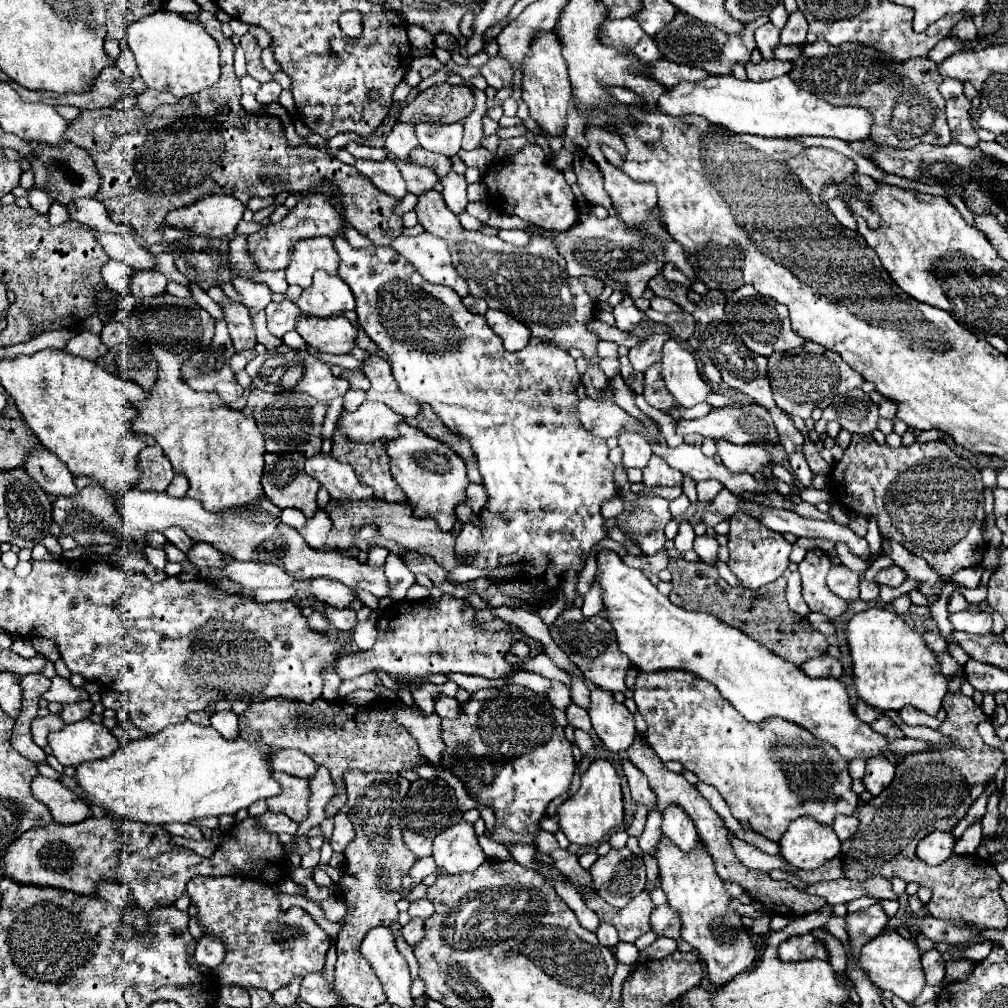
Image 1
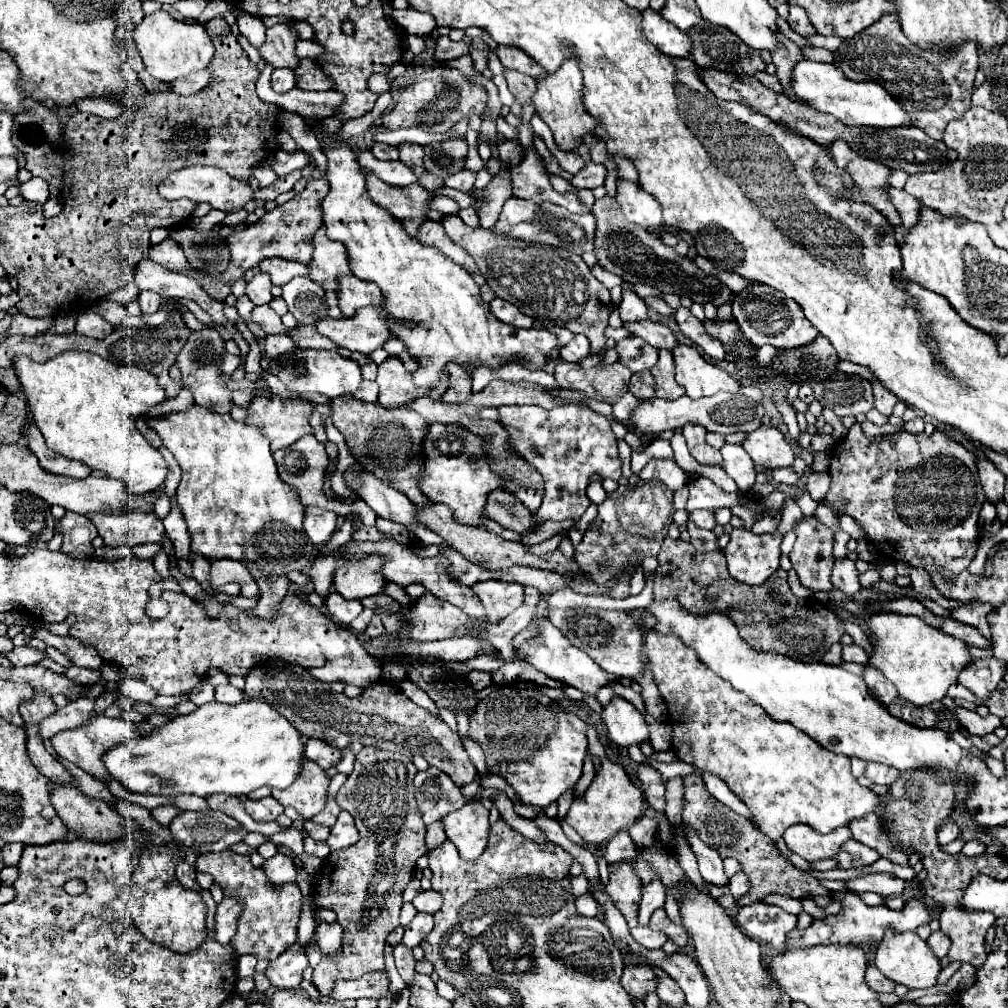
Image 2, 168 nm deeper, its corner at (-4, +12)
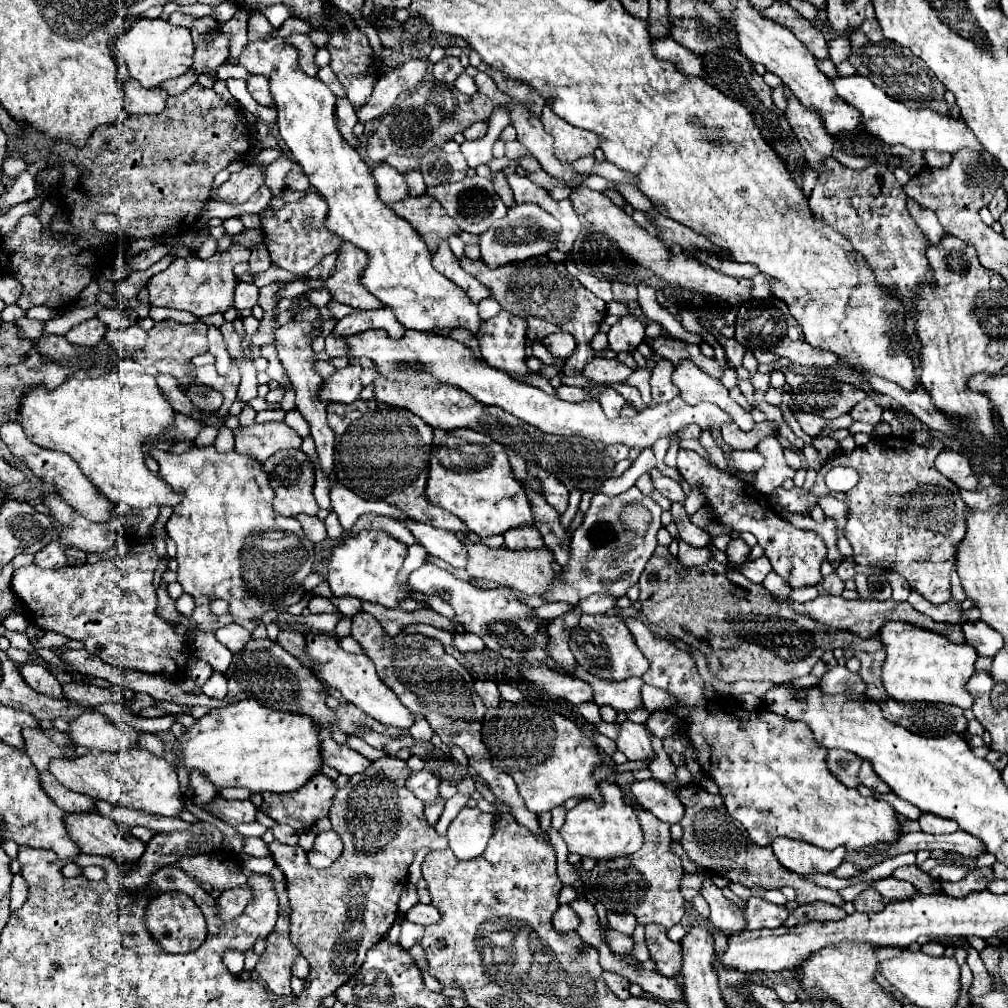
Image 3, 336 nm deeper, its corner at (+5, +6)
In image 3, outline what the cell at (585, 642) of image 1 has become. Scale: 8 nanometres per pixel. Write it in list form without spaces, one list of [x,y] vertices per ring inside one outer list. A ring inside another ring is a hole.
[[[581,616],[581,622],[573,628],[569,646],[577,658],[577,664],[585,668],[589,674],[603,678],[603,680],[625,680],[629,676],[643,676],[649,670],[647,658],[637,648],[631,632],[623,624],[619,616]],[[619,658],[619,660],[617,660]]]

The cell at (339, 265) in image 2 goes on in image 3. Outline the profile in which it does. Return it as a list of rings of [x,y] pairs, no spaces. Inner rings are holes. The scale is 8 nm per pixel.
[[[343,242],[335,264],[335,276],[325,282],[325,288],[331,290],[335,302],[349,304],[359,310],[383,308],[385,304],[369,294],[365,286],[361,286],[361,266],[365,266],[363,250],[357,250],[357,246],[349,246],[349,242]]]

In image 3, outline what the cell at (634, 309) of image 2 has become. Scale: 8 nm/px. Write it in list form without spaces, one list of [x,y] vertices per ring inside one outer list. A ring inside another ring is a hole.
[[[621,318],[609,330],[609,348],[613,352],[633,352],[645,338],[645,326],[637,318]]]

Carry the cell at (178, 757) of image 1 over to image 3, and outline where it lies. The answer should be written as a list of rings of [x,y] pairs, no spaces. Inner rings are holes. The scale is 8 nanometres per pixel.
[[[241,700],[237,704],[211,710],[207,716],[199,718],[185,736],[177,738],[173,744],[173,754],[181,756],[187,770],[201,770],[205,772],[215,788],[225,786],[245,786],[251,792],[295,792],[309,778],[321,774],[323,760],[321,760],[321,738],[319,726],[307,714],[297,712],[283,712],[265,708],[255,700]]]

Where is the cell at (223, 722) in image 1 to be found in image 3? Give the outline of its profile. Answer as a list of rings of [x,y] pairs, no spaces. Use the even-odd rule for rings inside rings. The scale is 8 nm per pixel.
[[[213,670],[211,678],[201,686],[203,694],[207,694],[209,698],[225,698],[227,696],[227,680],[221,672]]]

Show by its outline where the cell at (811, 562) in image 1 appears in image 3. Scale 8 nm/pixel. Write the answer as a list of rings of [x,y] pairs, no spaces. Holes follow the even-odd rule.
[[[679,450],[677,454],[677,470],[683,476],[683,480],[689,486],[697,486],[705,494],[705,502],[715,518],[715,522],[729,526],[737,532],[751,532],[759,546],[763,548],[765,556],[769,558],[773,572],[779,574],[789,582],[791,588],[811,586],[821,580],[821,564],[827,558],[827,548],[821,536],[807,530],[797,530],[793,524],[789,524],[785,518],[777,516],[773,506],[763,494],[757,494],[753,486],[743,482],[741,478],[735,478],[733,474],[727,474],[715,466],[697,452],[691,450]]]

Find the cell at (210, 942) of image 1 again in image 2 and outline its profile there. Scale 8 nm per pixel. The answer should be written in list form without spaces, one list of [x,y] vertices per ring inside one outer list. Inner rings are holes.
[[[224,898],[218,904],[216,920],[214,920],[214,938],[218,944],[228,944],[236,932],[236,918],[240,912],[240,902]]]

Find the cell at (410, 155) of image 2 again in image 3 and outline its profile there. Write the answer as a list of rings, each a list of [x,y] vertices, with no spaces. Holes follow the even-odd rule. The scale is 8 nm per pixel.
[[[413,170],[413,172],[407,172],[405,174],[405,180],[407,180],[407,184],[409,184],[409,194],[411,196],[423,196],[427,190],[427,186],[425,186],[425,182],[423,182],[423,176],[421,176],[421,172],[417,172],[417,170]]]

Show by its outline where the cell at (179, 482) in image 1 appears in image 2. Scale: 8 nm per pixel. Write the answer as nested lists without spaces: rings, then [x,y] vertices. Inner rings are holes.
[[[172,496],[170,506],[172,506],[172,510],[164,518],[164,528],[166,528],[168,538],[174,544],[174,552],[176,552],[176,558],[178,558],[178,568],[182,570],[184,576],[192,576],[192,566],[186,560],[188,552],[190,552],[190,534],[188,534],[188,528],[186,528],[186,522],[184,522],[184,516],[182,516],[182,510],[180,510],[180,504],[178,504],[176,496]]]

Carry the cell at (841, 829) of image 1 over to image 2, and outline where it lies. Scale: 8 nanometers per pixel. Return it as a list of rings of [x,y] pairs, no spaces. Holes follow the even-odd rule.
[[[866,814],[862,820],[850,820],[848,828],[852,832],[852,838],[870,846],[870,848],[876,848],[876,852],[884,858],[890,858],[894,864],[900,864],[900,866],[906,866],[908,864],[908,856],[900,850],[900,848],[894,848],[890,844],[890,840],[886,838],[886,834],[882,832],[880,828],[880,816],[876,814]]]

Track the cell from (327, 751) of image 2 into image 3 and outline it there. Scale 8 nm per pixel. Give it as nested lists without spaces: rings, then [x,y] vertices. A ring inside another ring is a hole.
[[[333,738],[323,740],[321,744],[321,754],[323,754],[323,764],[329,764],[333,768],[337,768],[341,774],[353,776],[353,774],[361,774],[371,766],[371,760],[365,758],[363,754],[359,754],[357,750],[349,748],[347,744],[339,744]]]

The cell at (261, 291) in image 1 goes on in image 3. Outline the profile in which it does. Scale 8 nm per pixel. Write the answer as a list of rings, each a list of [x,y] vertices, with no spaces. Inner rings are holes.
[[[239,282],[235,288],[235,308],[237,310],[249,310],[257,304],[259,288],[253,282]]]

